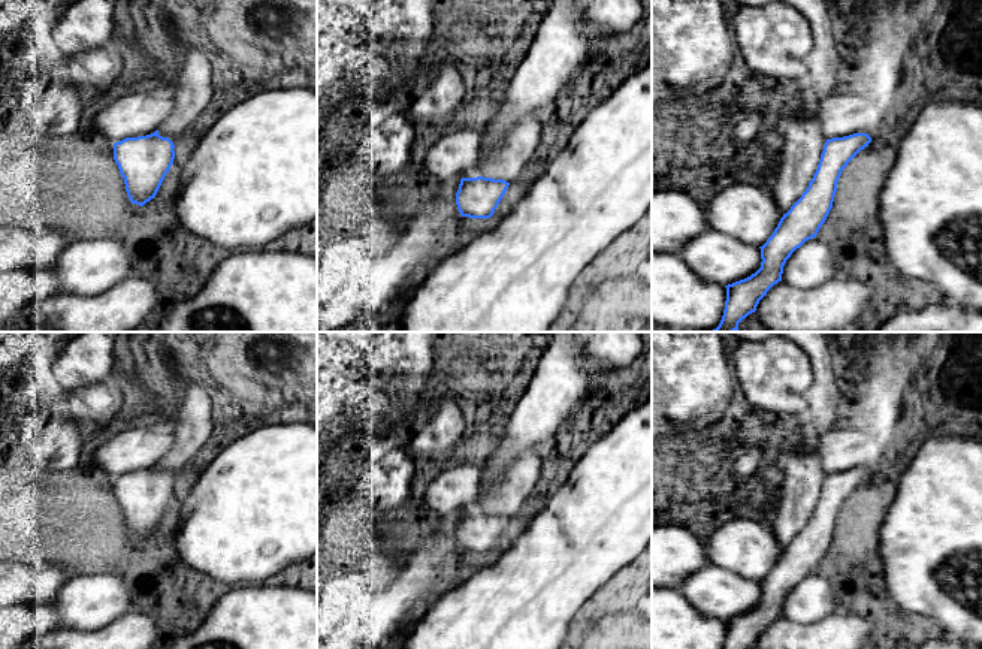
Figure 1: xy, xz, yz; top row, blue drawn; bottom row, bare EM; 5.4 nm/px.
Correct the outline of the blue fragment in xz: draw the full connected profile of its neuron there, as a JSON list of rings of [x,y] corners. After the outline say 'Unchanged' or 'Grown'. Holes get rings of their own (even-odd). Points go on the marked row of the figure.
[[[462,178],[456,205],[462,217],[490,218],[504,197],[510,182],[493,178]]]. Unchanged

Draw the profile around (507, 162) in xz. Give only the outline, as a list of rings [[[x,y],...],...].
[[[541,115],[522,118],[499,148],[483,162],[483,176],[513,182],[535,154],[541,130]]]

